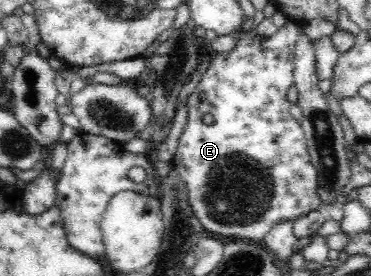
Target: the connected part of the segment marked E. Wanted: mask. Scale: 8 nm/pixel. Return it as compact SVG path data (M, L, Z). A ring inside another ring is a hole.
M287 20L266 41L254 38L251 32L238 30L233 33L238 40L234 51L217 54L202 74L200 84L187 98L187 124L172 162L186 182L188 203L196 219L211 236L225 241L244 239L260 243L275 224L284 219L297 219L320 206L318 174L310 161L302 125L290 115L291 103L287 100L288 90L295 80L291 56L301 31L301 24L292 20ZM198 95L206 95L206 98L198 100ZM206 114L214 117L211 126L201 120Z

